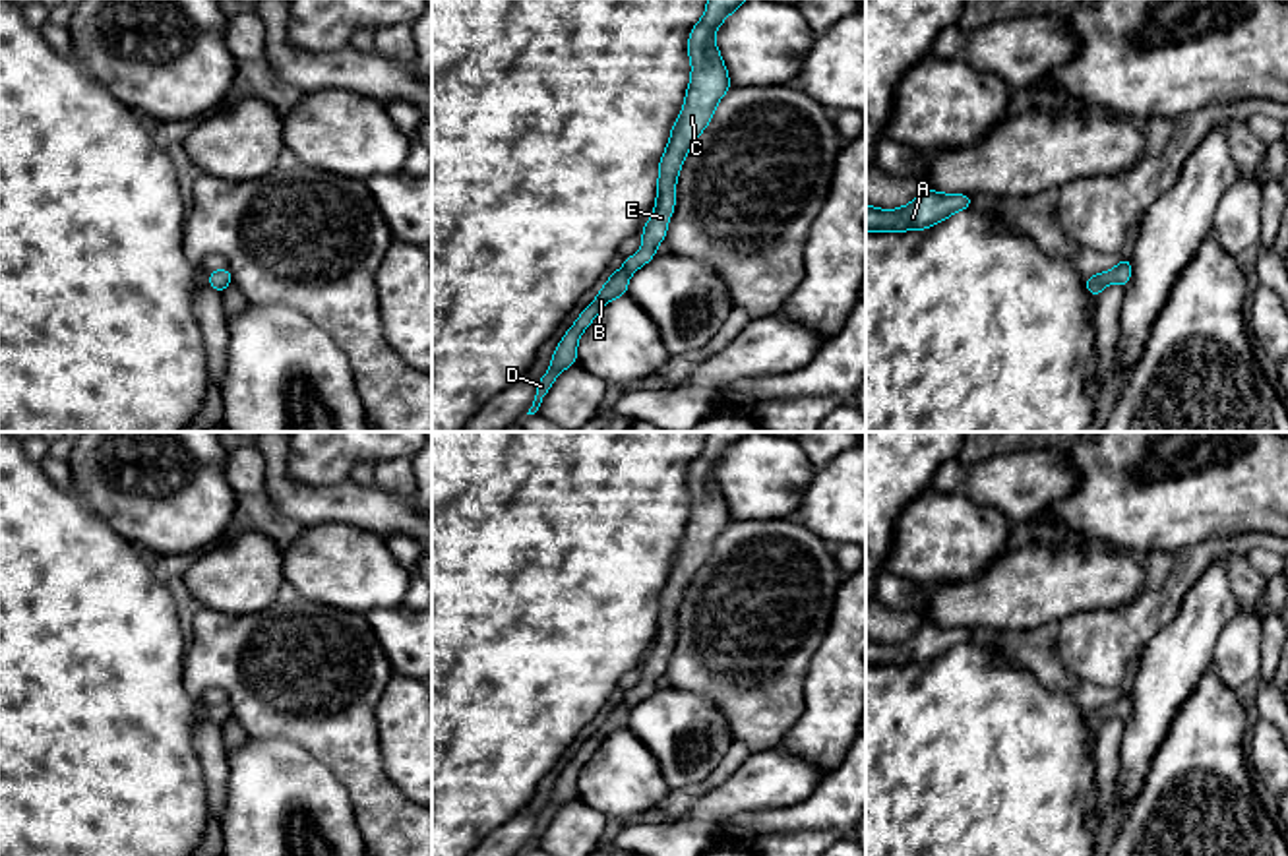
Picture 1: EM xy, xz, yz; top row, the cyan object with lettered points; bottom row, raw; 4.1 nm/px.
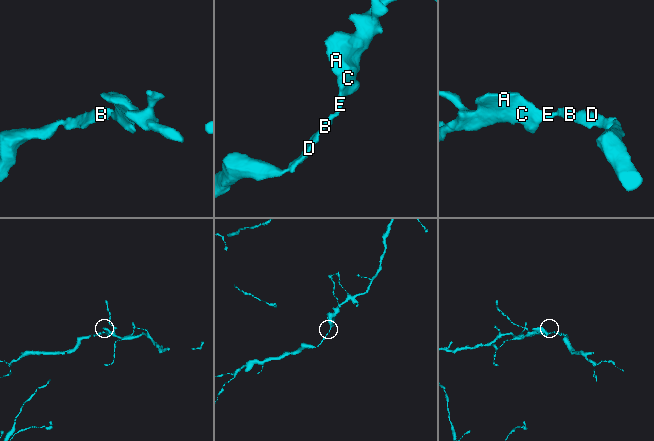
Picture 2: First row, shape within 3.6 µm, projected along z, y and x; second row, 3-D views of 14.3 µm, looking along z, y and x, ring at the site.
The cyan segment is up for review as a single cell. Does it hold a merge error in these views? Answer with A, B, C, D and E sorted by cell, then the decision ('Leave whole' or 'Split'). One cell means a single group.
Groups: A B C D E. Leave whole

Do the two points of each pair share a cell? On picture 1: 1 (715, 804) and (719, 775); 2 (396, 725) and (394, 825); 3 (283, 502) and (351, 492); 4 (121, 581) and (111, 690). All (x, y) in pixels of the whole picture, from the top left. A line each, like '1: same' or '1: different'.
1: different
2: different
3: same
4: same

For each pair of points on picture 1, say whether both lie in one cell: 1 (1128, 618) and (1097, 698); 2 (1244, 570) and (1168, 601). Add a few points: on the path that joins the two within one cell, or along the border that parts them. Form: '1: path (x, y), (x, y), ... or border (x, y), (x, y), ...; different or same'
1: border (1062, 663), (1068, 672), (1079, 678), (1118, 690); different
2: border (1246, 554), (1221, 554), (1215, 560); different

